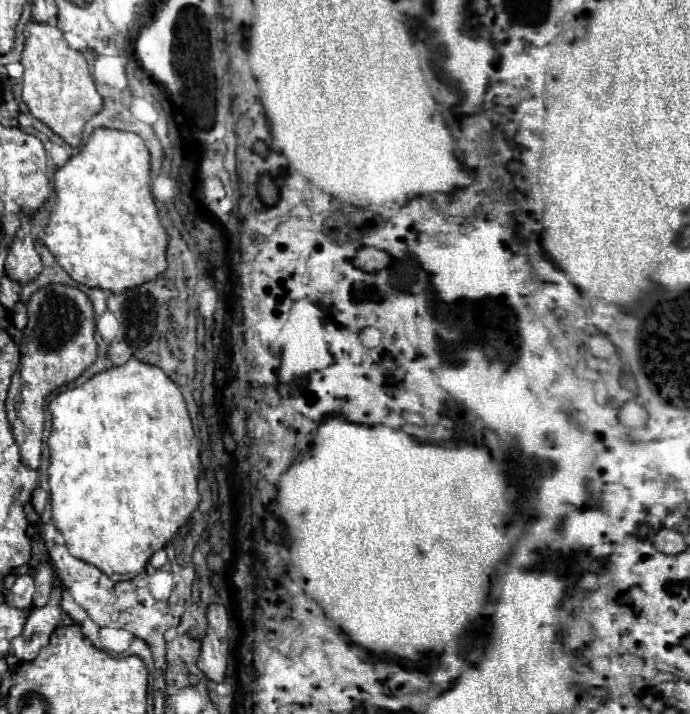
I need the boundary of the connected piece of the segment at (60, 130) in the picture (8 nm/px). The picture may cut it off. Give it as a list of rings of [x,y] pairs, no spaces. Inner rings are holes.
[[[30,21],[24,29],[24,37],[22,101],[36,119],[48,125],[68,145],[78,147],[84,123],[102,109],[102,97],[94,87],[88,63],[80,51],[68,47],[62,31],[54,25]]]

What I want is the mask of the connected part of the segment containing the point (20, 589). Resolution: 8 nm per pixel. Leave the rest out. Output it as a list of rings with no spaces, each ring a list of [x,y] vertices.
[[[20,575],[6,593],[6,603],[16,609],[32,609],[32,595],[34,595],[34,579],[30,575]]]

